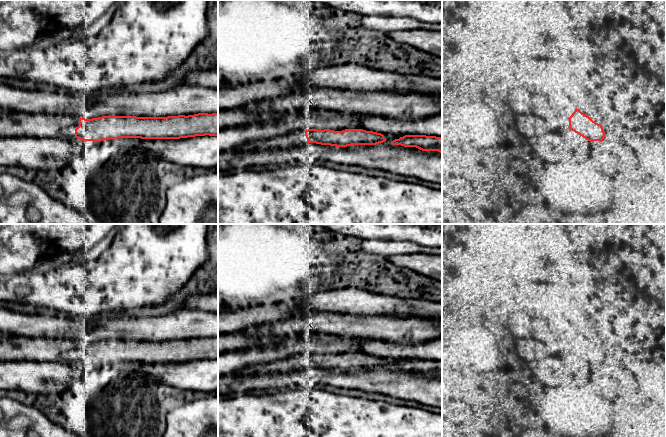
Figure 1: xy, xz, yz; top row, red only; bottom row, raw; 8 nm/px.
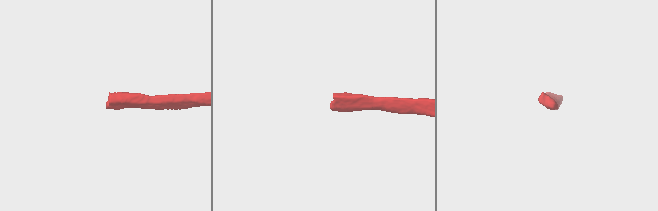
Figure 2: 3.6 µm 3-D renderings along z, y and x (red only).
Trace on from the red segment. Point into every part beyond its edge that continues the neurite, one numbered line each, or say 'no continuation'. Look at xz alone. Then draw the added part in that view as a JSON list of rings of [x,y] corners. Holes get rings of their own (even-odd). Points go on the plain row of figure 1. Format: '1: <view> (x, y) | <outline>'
1: xz (296, 363) | [[[295,354],[286,359],[272,361],[268,363],[257,364],[245,367],[230,375],[248,376],[251,374],[270,374],[270,373],[289,373],[301,372],[307,367],[305,354]]]

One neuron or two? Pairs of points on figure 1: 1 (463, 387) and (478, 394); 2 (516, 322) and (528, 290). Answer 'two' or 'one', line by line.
1: two
2: two

